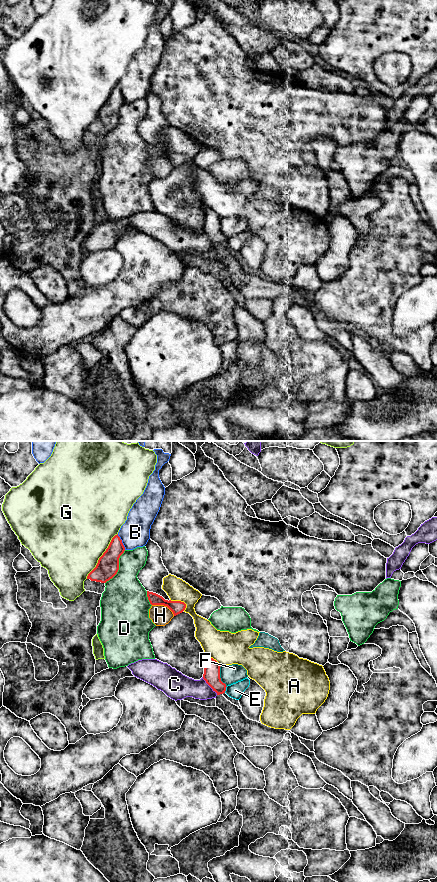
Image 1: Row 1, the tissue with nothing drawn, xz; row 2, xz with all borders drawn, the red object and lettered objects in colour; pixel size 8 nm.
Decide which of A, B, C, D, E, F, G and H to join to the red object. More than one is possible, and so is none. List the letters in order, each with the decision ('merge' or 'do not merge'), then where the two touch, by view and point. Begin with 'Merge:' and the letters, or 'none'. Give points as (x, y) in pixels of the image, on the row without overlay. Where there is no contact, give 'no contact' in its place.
Merge: none
A: do not merge; contact xz (180, 153)
B: do not merge; contact xz (121, 94)
C: do not merge; contact xz (209, 237)
D: do not merge; contact xz (118, 119)
E: do not merge; contact xz (225, 241)
F: do not merge; contact xz (219, 228)
G: do not merge; contact xz (101, 108)
H: do not merge; contact xz (164, 157)

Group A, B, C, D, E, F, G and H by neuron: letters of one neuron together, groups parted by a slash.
A / B / C / D / E / F / G / H

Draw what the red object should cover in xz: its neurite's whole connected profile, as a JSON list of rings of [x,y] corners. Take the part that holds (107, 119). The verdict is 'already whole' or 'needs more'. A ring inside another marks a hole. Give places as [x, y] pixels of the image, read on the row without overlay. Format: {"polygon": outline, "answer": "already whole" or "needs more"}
{"polygon": [[[117,86],[112,90],[108,100],[99,110],[96,119],[88,126],[87,131],[101,135],[112,131],[119,122],[119,110],[124,103],[125,99]]], "answer": "already whole"}

